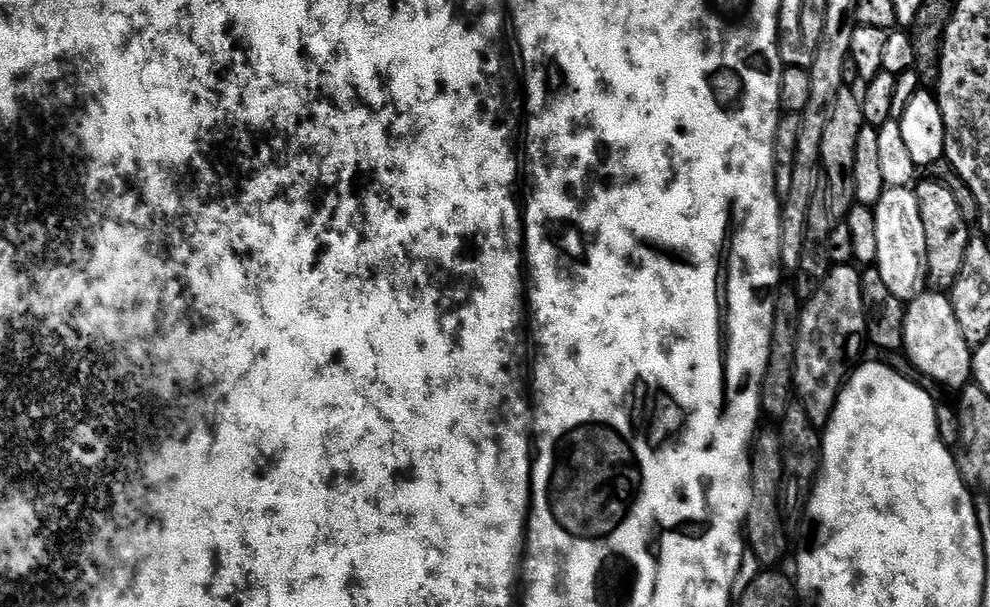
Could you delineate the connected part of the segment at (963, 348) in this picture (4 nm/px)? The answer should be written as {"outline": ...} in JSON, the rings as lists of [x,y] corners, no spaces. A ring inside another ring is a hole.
{"outline":[[[924,290],[916,300],[907,305],[902,348],[903,351],[908,351],[913,366],[922,375],[929,376],[948,388],[960,390],[973,379],[973,349],[962,334],[962,326],[958,326],[955,303],[944,296],[947,295],[940,290]]]}

